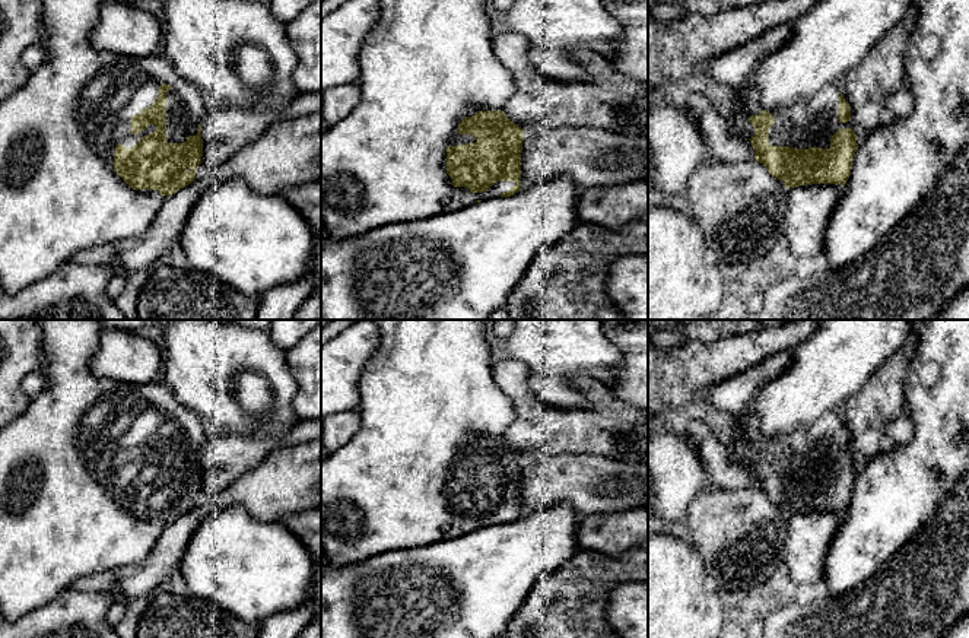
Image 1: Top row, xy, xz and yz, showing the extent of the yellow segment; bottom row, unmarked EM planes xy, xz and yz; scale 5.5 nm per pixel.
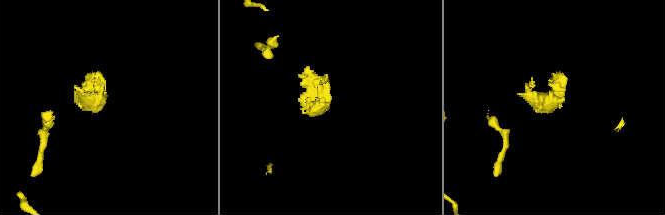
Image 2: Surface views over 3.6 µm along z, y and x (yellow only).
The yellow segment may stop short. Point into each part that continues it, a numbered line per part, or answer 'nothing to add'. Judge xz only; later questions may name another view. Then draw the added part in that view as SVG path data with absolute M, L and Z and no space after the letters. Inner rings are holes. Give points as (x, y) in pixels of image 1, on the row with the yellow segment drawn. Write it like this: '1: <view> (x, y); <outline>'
1: xz (426, 64); M378 0L381 16L368 35L359 54L358 86L360 98L353 111L339 123L328 126L321 134L321 220L331 238L344 239L358 237L371 229L407 222L423 220L442 213L452 213L476 204L479 200L499 199L517 185L515 181L496 181L486 193L471 193L467 187L454 187L452 178L447 174L447 147L476 143L471 134L460 134L458 124L477 111L503 111L506 101L515 93L515 85L509 70L496 58L492 47L492 22L489 18L490 0Z

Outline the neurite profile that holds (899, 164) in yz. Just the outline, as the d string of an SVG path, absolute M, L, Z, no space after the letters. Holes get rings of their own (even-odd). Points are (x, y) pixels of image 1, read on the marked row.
M911 0L911 3L918 9L918 19L906 44L905 77L906 88L911 91L915 101L914 109L908 117L887 115L880 126L868 131L864 142L858 145L851 166L851 175L842 187L841 200L825 232L823 254L829 258L832 267L843 267L873 250L909 212L933 193L946 171L962 162L965 147L969 143L969 0Z

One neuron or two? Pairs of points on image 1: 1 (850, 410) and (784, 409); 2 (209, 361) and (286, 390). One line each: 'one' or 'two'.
1: two
2: one

